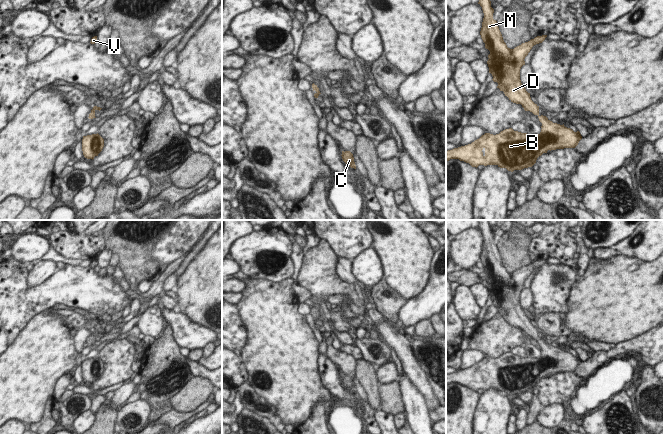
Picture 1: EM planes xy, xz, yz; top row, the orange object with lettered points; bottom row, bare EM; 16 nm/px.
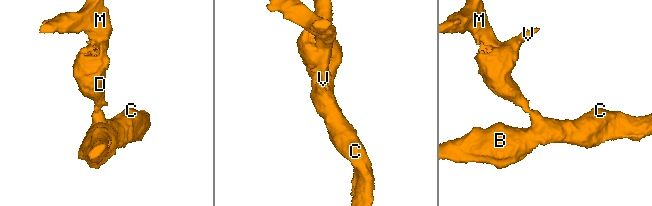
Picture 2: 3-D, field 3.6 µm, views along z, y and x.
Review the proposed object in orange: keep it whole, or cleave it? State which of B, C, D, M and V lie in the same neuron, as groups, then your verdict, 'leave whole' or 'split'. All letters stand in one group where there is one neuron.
groups B C D M V; leave whole

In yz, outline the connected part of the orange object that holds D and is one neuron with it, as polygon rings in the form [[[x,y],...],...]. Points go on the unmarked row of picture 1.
[[[478,220],[478,223],[484,237],[480,259],[485,272],[490,275],[487,288],[492,304],[498,307],[497,312],[511,326],[521,328],[525,335],[537,339],[542,353],[539,358],[521,357],[512,352],[496,359],[485,357],[471,368],[446,375],[446,385],[459,383],[476,392],[479,389],[497,389],[513,396],[532,391],[537,382],[548,374],[575,372],[582,363],[580,356],[540,340],[539,330],[531,324],[530,317],[520,304],[520,293],[525,289],[525,281],[547,259],[537,260],[514,273],[508,272],[497,245],[493,243],[494,233],[488,220]]]

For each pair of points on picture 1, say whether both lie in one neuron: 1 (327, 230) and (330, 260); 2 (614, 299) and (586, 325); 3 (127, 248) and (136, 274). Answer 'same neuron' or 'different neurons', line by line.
1: different neurons
2: same neuron
3: same neuron

